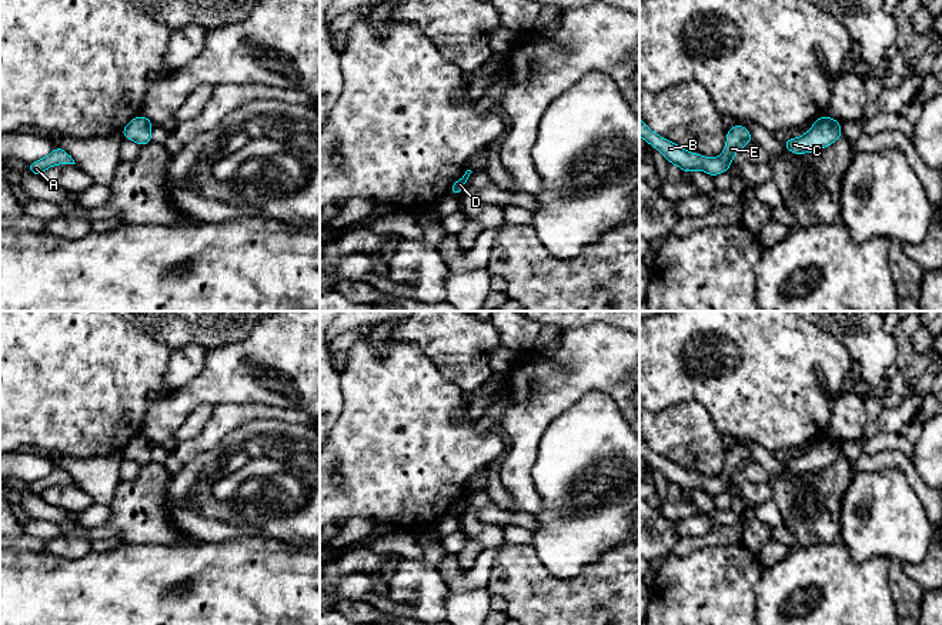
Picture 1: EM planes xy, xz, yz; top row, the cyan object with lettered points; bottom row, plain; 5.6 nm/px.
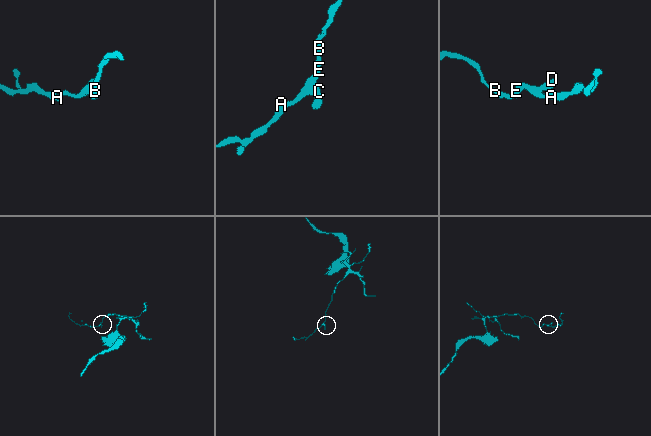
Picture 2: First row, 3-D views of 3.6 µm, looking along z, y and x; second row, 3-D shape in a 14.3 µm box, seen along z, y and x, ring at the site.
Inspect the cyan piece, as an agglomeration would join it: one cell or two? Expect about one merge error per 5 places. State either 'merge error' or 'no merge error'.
no merge error

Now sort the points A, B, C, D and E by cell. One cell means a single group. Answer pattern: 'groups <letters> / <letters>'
groups A B C D E

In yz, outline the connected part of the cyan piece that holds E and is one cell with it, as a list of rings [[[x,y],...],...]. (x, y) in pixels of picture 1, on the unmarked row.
[[[639,437],[639,457],[664,474],[668,482],[678,485],[684,492],[702,489],[711,497],[729,491],[734,475],[748,462],[754,461],[745,445],[732,445],[726,451],[726,464],[719,477],[709,478],[697,472],[689,472],[678,464],[654,452]]]

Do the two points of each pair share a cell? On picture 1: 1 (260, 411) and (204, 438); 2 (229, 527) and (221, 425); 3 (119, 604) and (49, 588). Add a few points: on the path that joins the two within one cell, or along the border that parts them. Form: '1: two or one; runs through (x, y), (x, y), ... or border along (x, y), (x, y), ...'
1: one; runs through (246, 413), (230, 415), (219, 425)
2: two; border along (253, 421), (233, 428), (216, 445), (196, 457)
3: one; runs through (102, 604), (66, 604)

